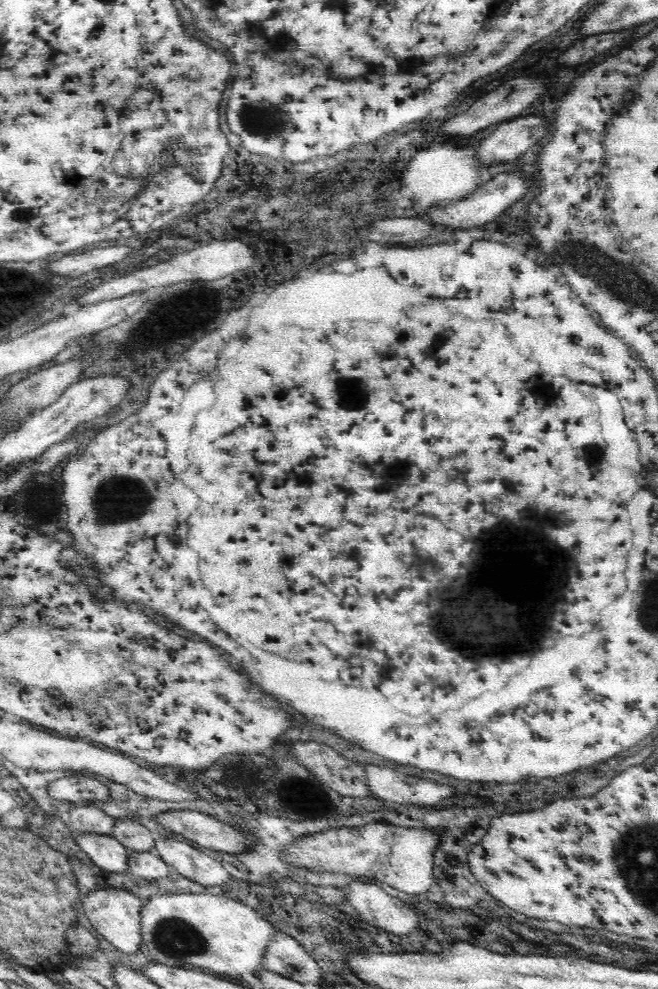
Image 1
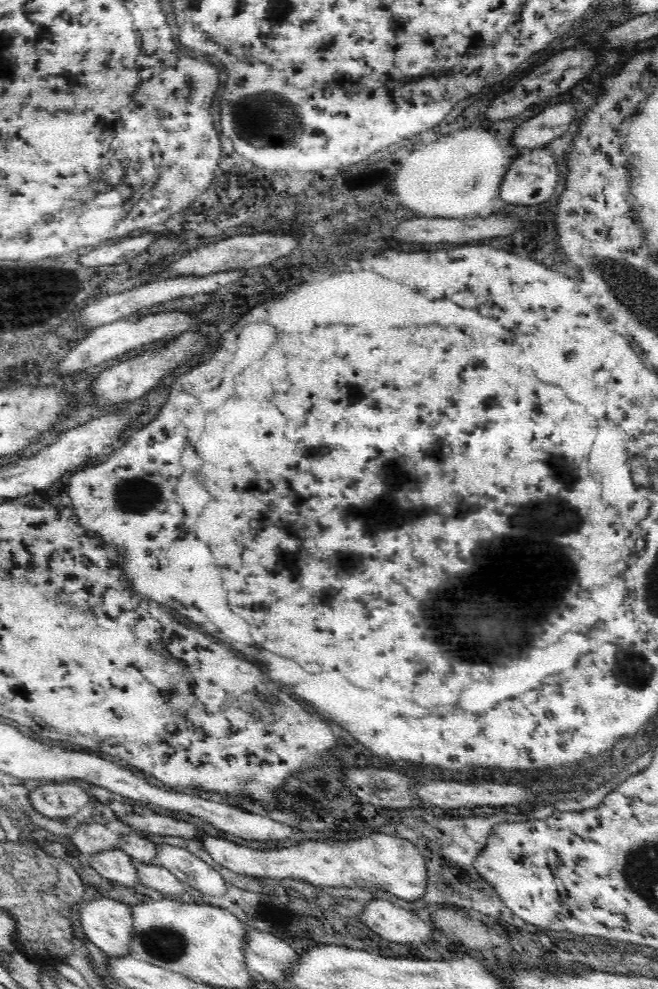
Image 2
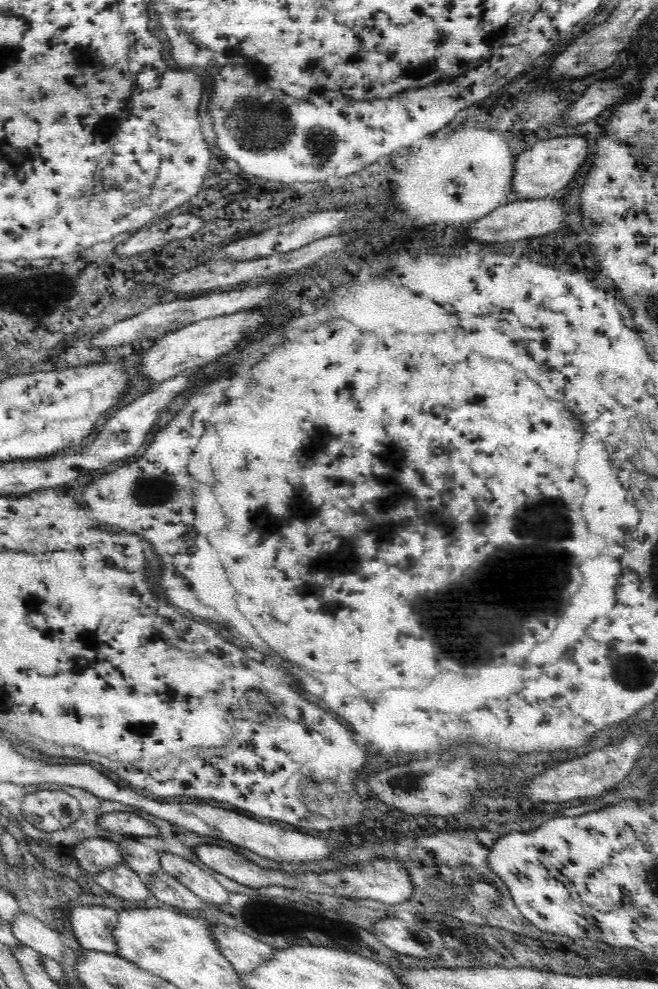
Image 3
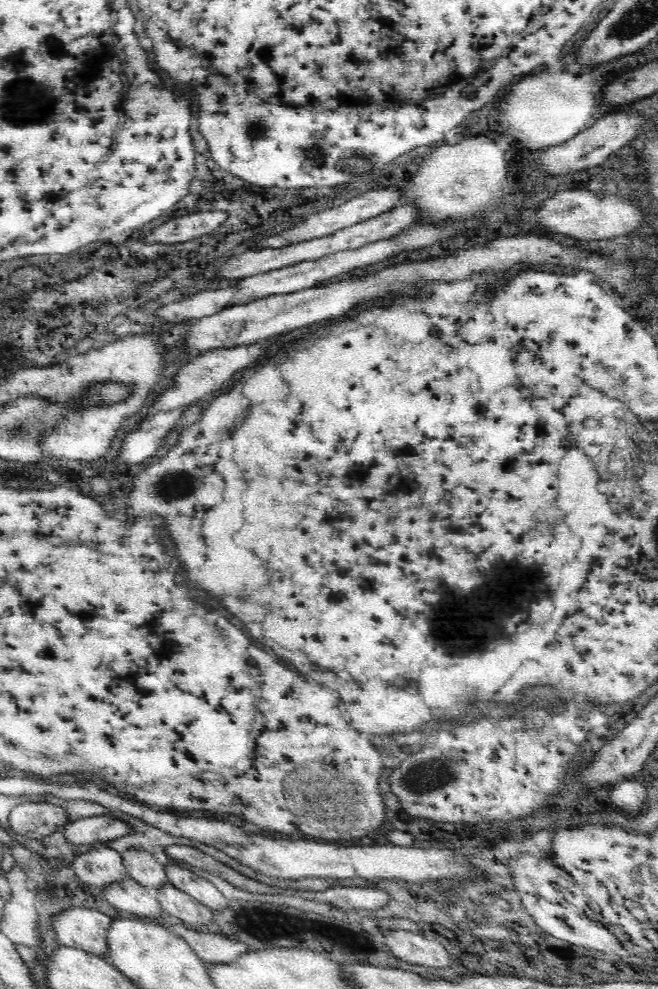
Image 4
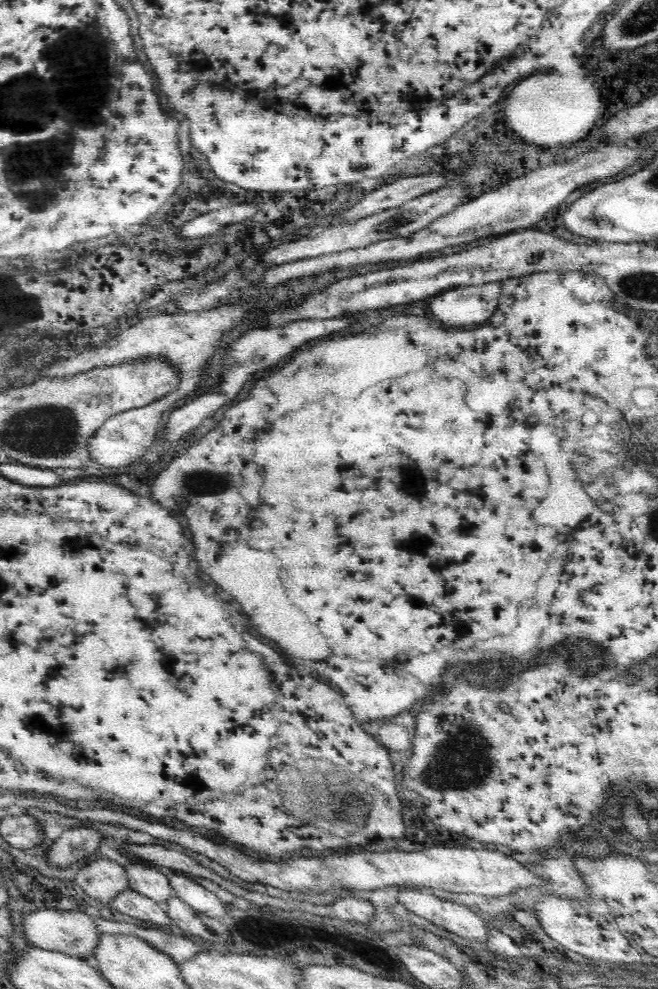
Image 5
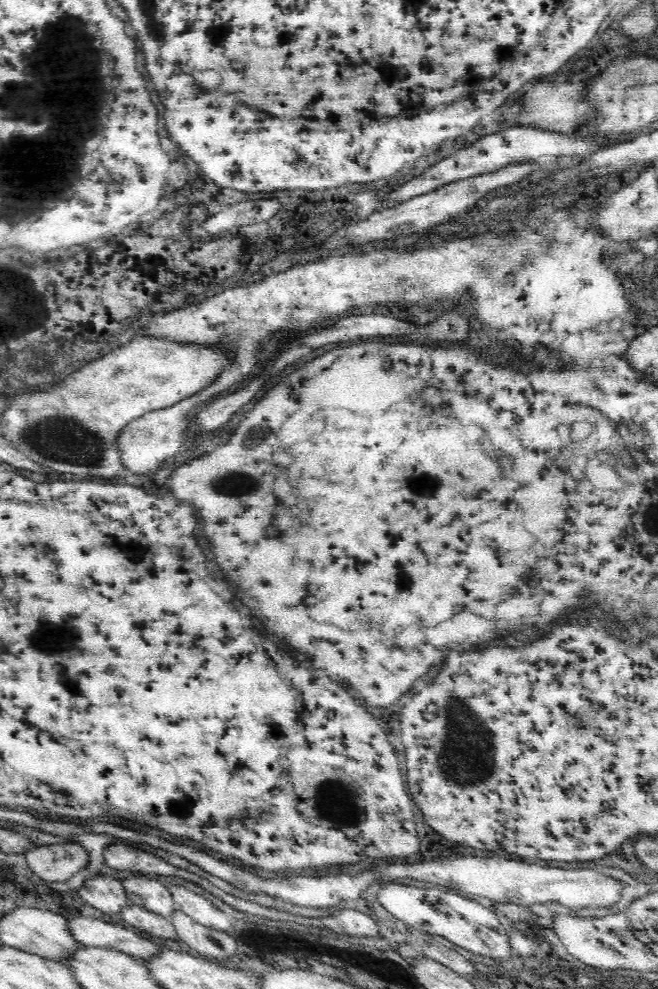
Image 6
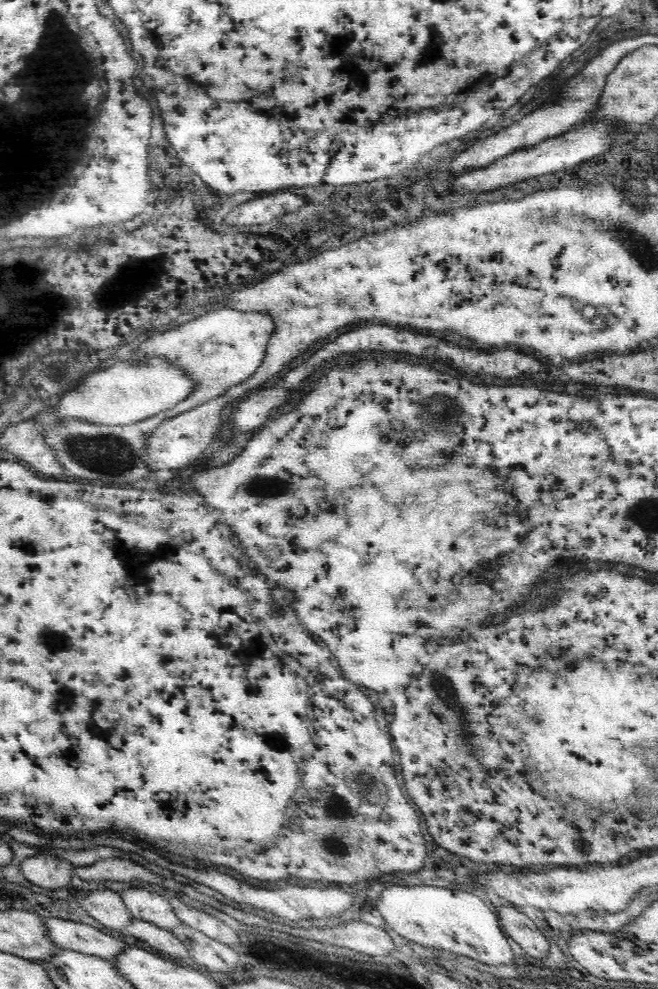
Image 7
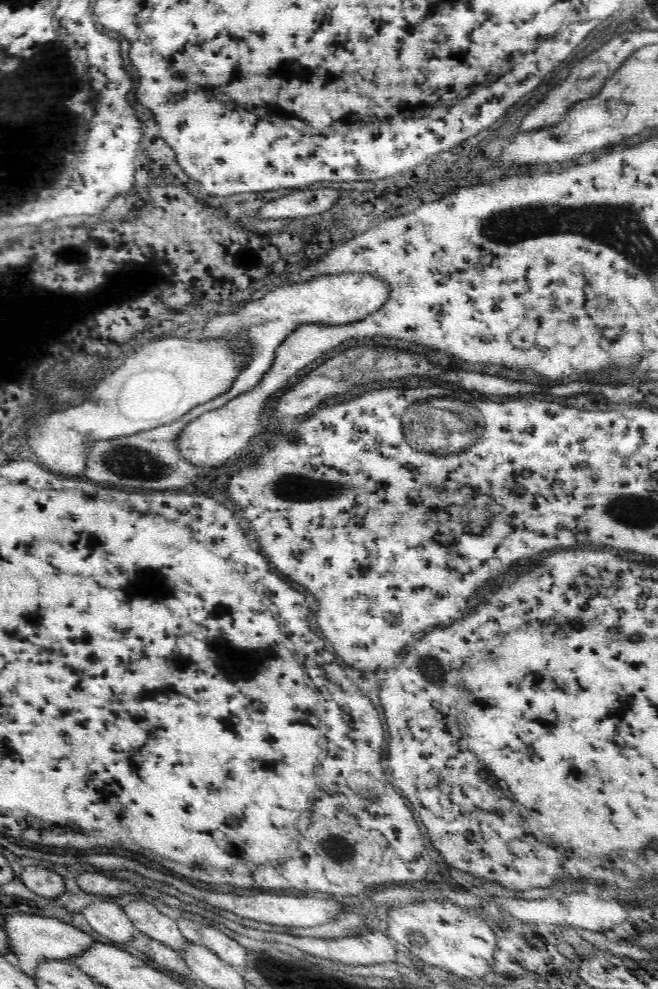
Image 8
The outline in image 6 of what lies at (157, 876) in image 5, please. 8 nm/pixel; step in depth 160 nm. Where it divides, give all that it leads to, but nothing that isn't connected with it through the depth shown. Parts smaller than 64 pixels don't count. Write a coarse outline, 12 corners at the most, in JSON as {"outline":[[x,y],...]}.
{"outline":[[146,877],[123,881],[129,905],[171,918],[176,904],[166,886]]}

